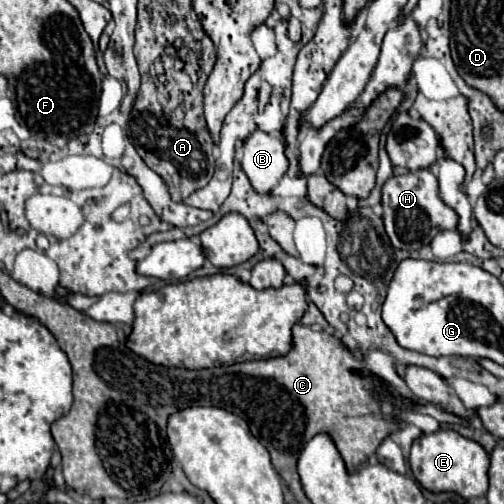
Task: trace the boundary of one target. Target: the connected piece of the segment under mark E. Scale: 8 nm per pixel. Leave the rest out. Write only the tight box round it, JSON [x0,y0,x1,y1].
[410,429,488,499]

